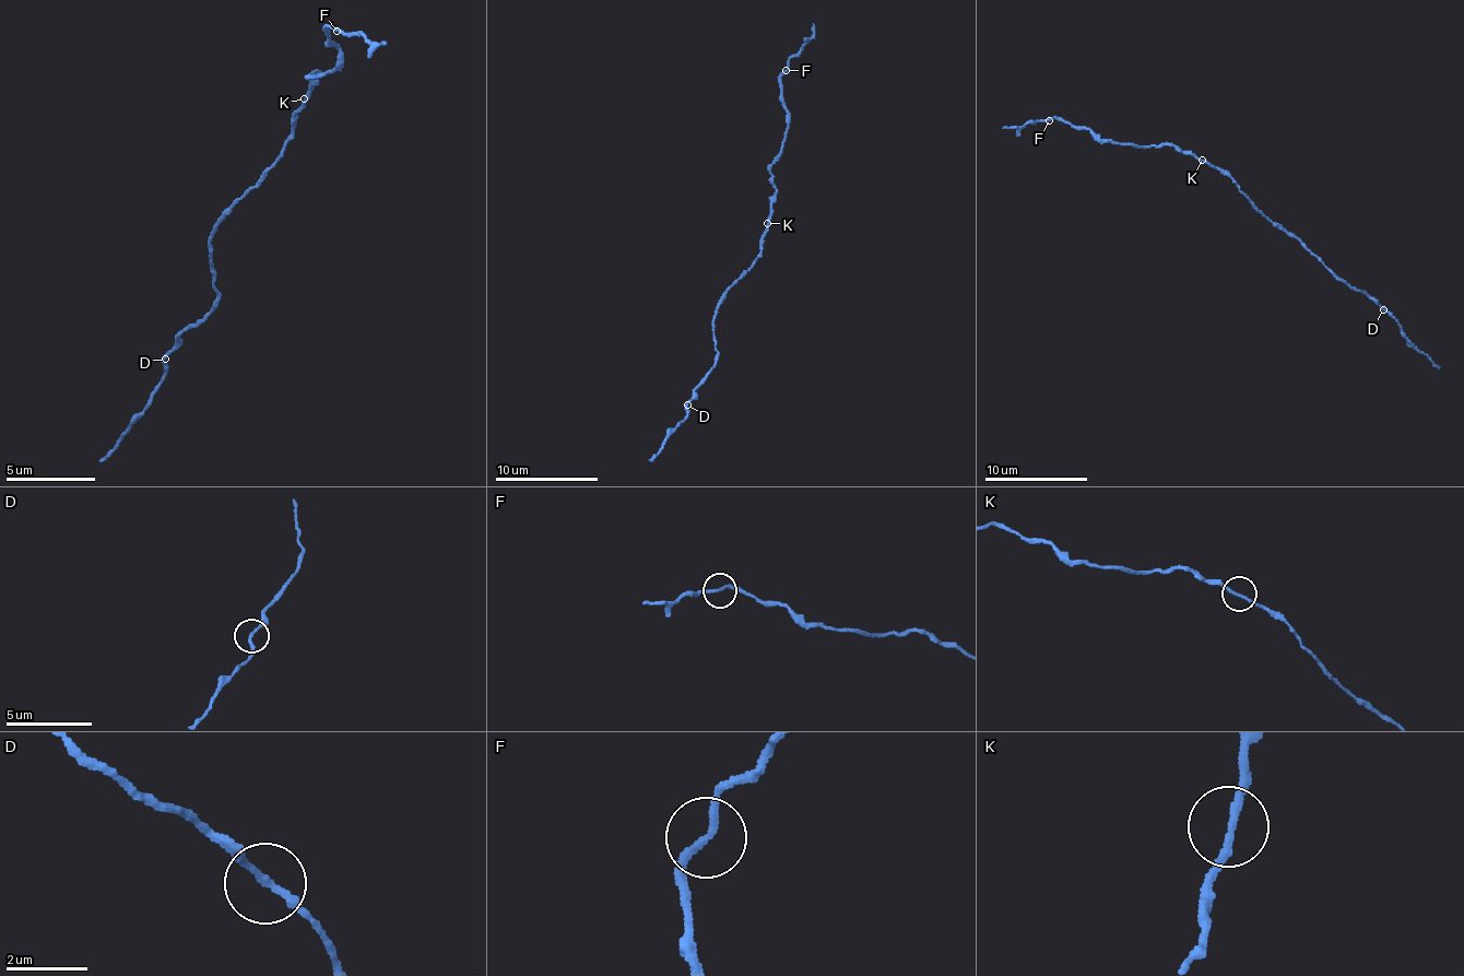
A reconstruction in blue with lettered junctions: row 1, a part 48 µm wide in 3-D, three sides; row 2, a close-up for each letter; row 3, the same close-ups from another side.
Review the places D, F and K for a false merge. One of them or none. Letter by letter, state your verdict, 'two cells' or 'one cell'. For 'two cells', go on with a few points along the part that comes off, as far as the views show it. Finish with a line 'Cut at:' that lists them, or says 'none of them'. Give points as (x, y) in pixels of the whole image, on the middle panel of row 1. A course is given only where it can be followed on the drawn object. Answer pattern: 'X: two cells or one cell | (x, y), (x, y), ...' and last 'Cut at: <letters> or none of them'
D: one cell
F: two cells | (786, 71), (814, 32), (814, 24)
K: one cell
Cut at: F

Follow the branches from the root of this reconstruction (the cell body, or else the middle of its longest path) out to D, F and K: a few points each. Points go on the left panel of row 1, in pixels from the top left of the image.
D: (276, 157), (276, 162), (214, 224), (210, 269), (214, 273), (219, 301), (178, 337), (178, 345), (165, 359)
F: (276, 157), (317, 72), (308, 77), (321, 77), (340, 62), (340, 49), (326, 32), (335, 32)
K: (276, 157), (286, 148), (291, 121), (299, 113), (304, 98)

